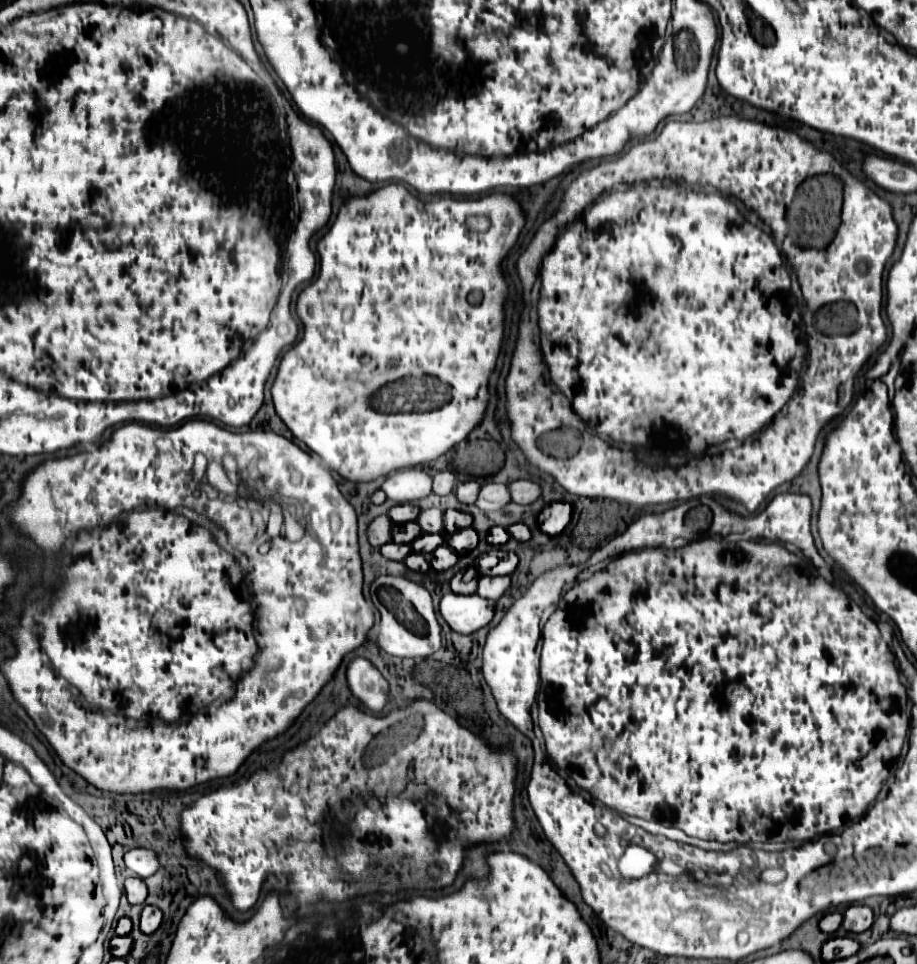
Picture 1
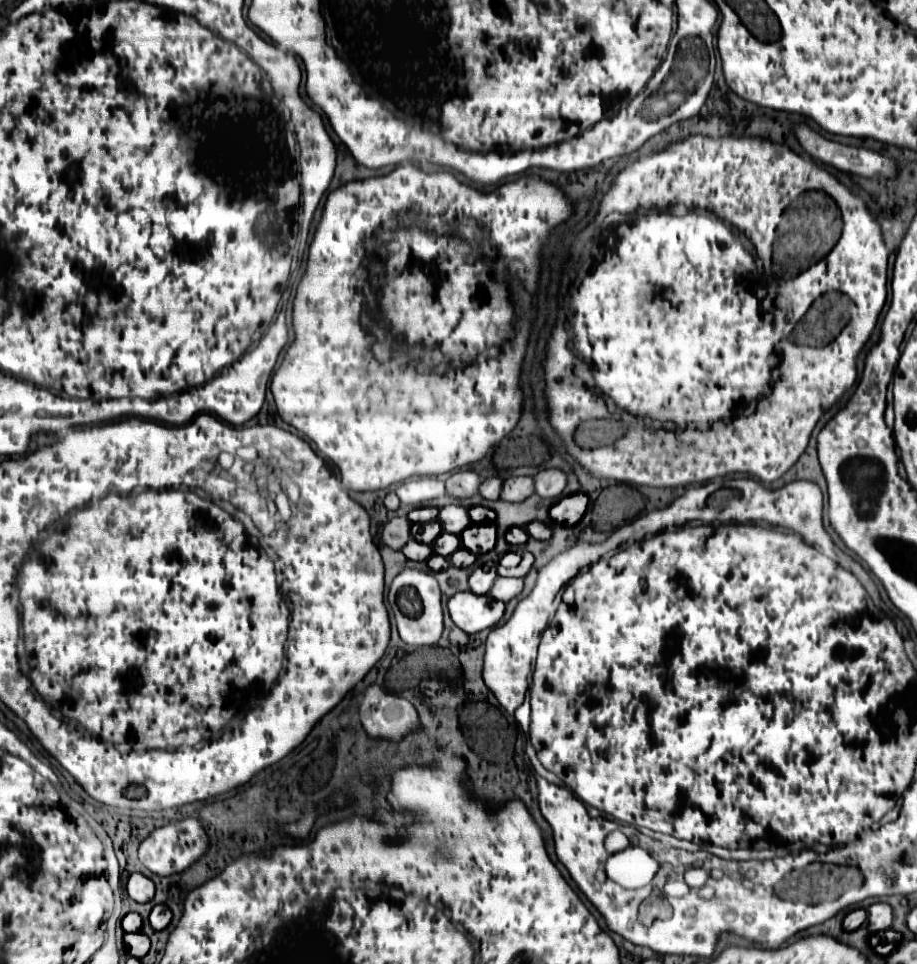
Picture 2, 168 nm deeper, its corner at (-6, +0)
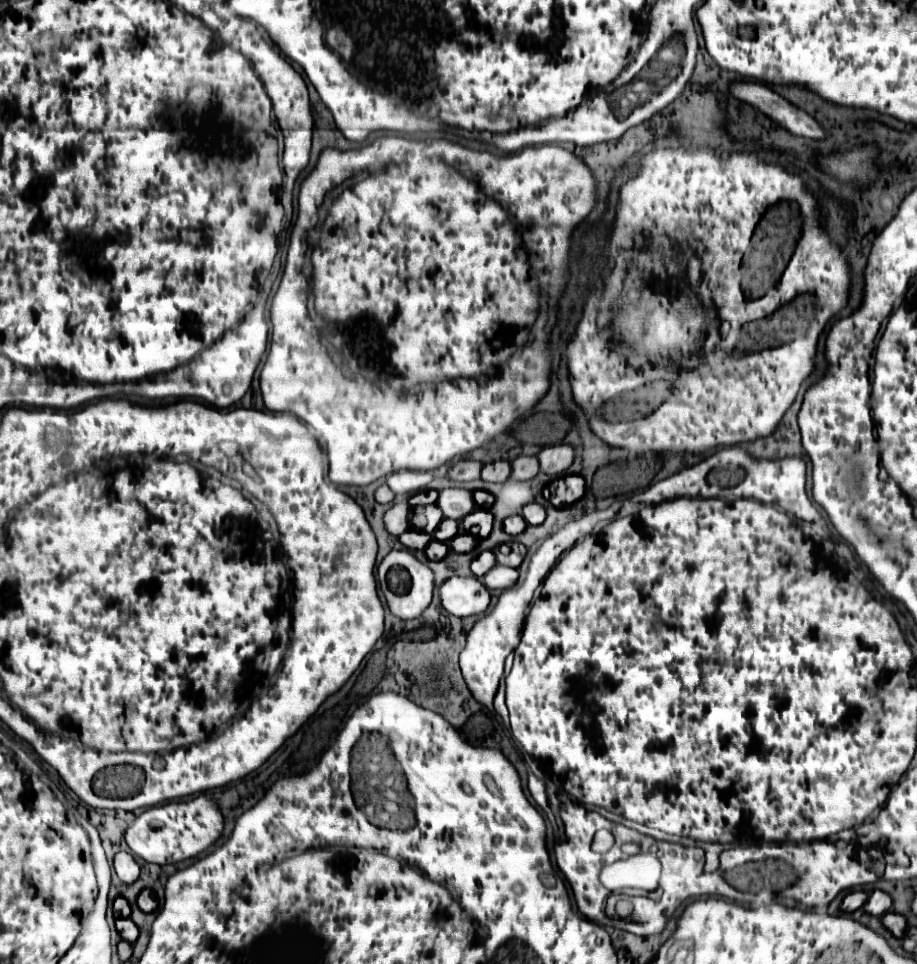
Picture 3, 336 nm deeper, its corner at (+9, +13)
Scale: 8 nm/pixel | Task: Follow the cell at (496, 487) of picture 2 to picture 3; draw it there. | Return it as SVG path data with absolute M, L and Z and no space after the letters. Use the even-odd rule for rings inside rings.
M498 460L492 464L484 464L482 468L482 480L486 482L504 482L512 474L512 464L508 460Z

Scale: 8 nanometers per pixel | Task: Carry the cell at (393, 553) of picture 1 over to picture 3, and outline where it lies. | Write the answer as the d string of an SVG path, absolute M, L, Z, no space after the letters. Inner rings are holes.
M406 530L402 536L400 536L400 542L406 546L406 548L416 548L416 550L424 550L432 540L432 534L424 534L420 530Z

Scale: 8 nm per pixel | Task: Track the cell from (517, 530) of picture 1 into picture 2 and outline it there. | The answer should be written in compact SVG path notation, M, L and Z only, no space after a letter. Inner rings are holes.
M531 521L531 525L525 527L525 531L533 537L533 539L549 539L551 537L551 529L541 523L541 521Z

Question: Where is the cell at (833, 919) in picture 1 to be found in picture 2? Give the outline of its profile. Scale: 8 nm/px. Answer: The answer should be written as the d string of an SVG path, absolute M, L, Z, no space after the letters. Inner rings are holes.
M855 909L855 911L845 915L843 929L845 931L855 931L855 929L859 929L863 925L863 921L865 921L865 909Z

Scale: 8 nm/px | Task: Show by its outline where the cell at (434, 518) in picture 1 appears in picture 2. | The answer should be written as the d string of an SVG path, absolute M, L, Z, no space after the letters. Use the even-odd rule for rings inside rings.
M447 505L439 511L437 521L443 525L443 531L459 535L467 525L471 525L471 519L467 515L467 509L461 505Z

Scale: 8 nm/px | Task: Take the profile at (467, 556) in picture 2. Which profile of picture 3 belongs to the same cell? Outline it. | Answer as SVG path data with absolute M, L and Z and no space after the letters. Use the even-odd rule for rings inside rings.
M460 532L460 536L454 536L450 540L450 548L454 552L470 552L478 546L478 538L474 538L472 534L466 534L466 532Z

